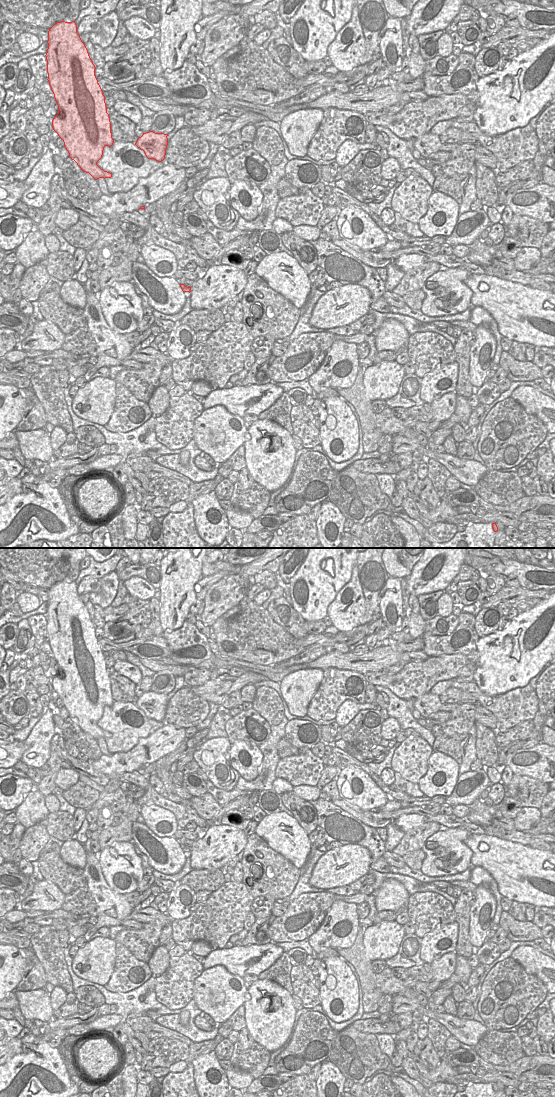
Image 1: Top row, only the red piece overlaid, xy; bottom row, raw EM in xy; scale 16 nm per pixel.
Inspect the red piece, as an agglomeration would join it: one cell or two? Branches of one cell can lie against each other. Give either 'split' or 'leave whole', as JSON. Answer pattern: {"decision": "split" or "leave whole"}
{"decision": "split"}

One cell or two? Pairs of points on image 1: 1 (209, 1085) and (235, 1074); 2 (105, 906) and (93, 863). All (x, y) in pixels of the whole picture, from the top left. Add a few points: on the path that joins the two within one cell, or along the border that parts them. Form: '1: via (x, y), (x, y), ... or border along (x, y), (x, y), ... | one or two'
1: border along (225, 1071), (227, 1082), (230, 1086) | two
2: via (103, 895), (100, 891), (99, 874) | one

